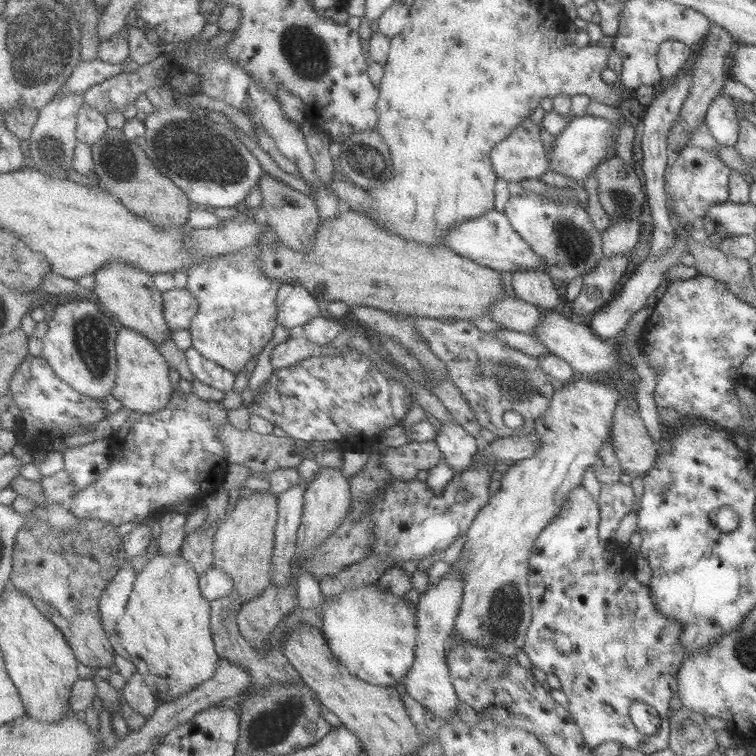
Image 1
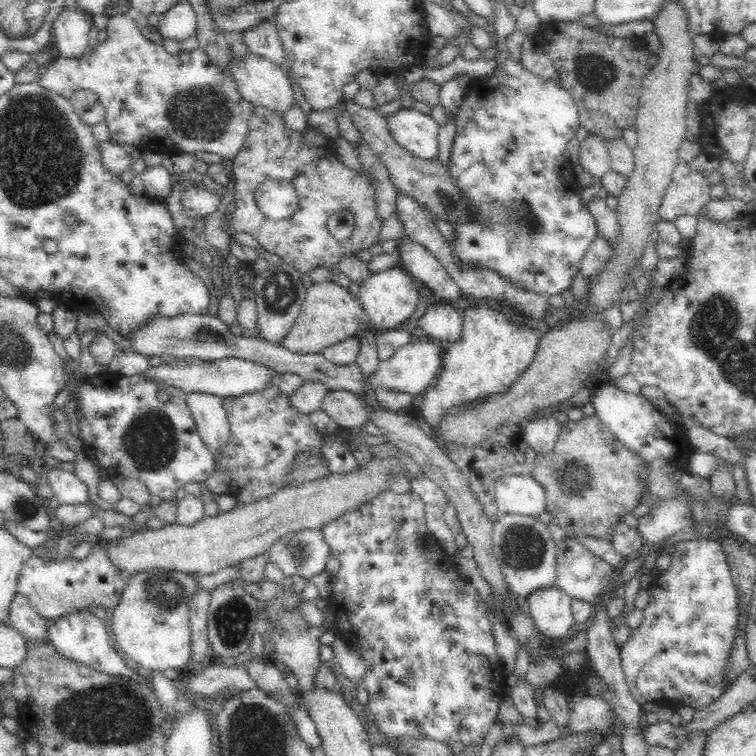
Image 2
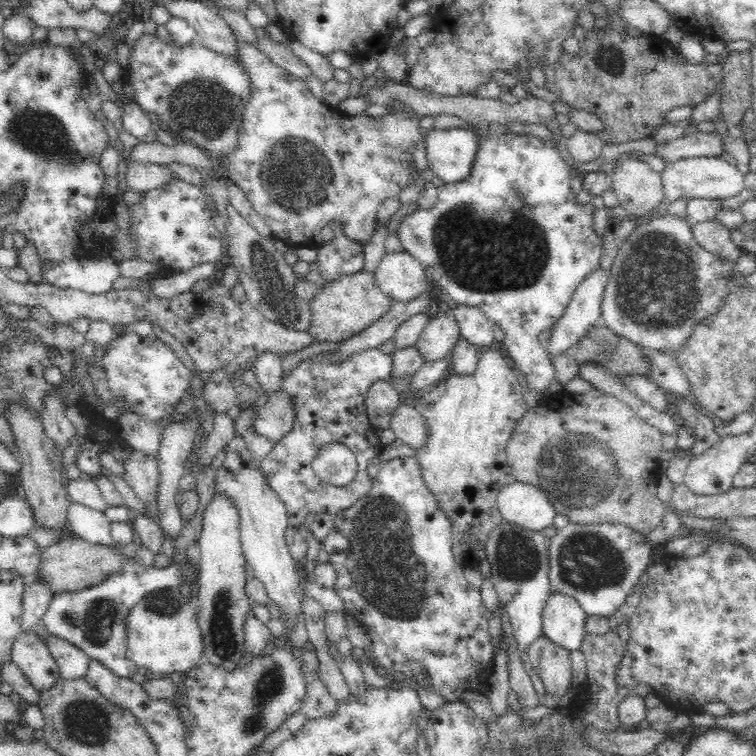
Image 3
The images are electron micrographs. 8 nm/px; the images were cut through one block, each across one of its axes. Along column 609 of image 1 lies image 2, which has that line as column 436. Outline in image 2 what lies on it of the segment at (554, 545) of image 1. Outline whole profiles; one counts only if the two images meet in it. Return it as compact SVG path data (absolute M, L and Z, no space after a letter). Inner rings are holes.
M391 490L381 491L380 494L370 496L369 500L361 503L360 507L342 514L340 518L333 519L320 531L325 541L330 545L332 554L341 562L341 566L333 577L332 596L328 598L328 604L333 611L336 623L336 636L352 643L358 649L362 660L366 665L364 680L369 692L368 712L376 717L377 728L386 737L422 737L430 738L436 742L442 742L452 747L456 742L462 746L481 747L484 744L485 734L491 732L492 727L498 721L499 704L504 696L504 682L507 671L502 666L501 658L495 649L495 636L491 622L484 612L485 603L474 585L466 584L459 576L458 571L445 571L438 558L438 552L426 542L426 536L430 534L425 525L424 503L421 498L411 490L405 494L395 494Z

